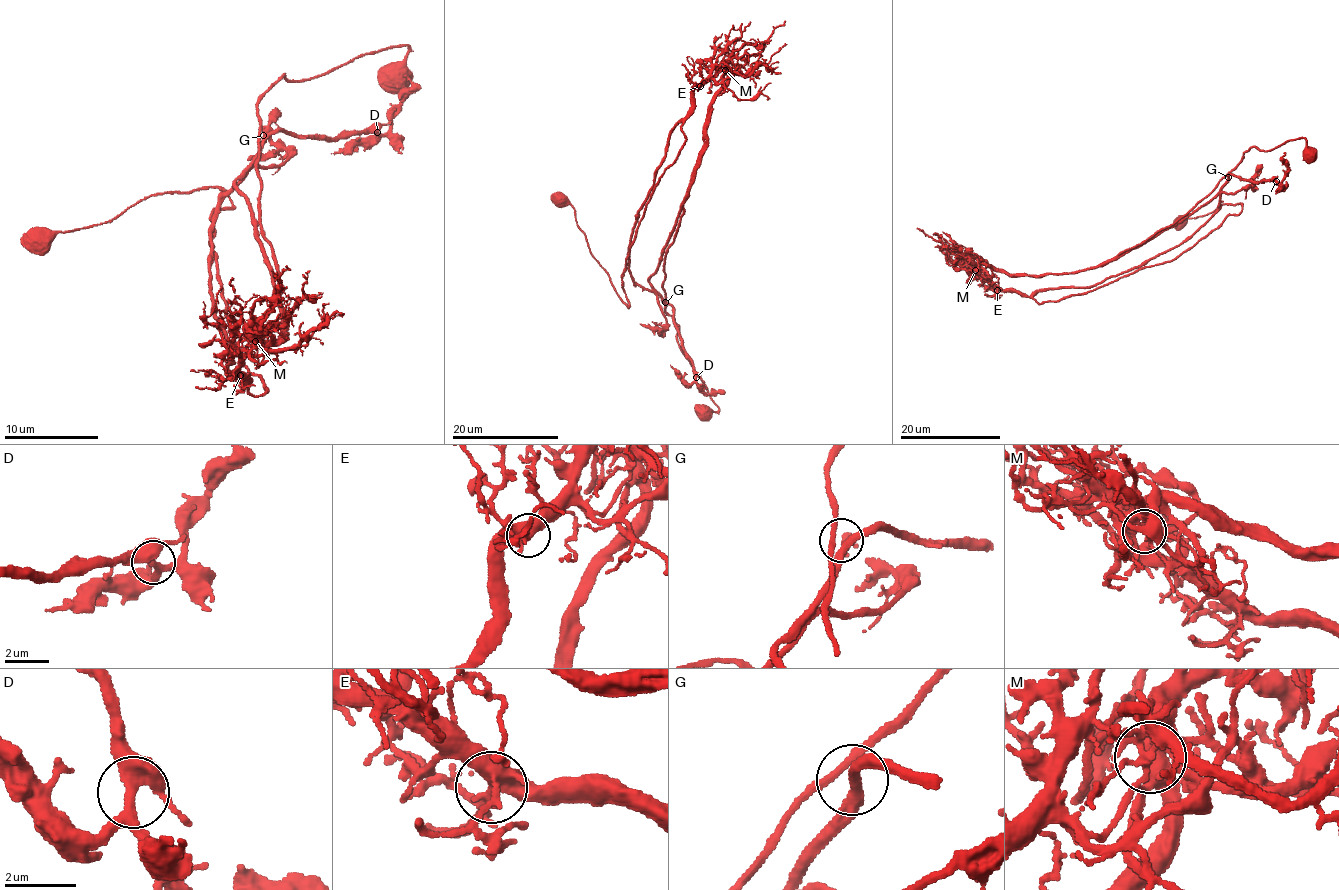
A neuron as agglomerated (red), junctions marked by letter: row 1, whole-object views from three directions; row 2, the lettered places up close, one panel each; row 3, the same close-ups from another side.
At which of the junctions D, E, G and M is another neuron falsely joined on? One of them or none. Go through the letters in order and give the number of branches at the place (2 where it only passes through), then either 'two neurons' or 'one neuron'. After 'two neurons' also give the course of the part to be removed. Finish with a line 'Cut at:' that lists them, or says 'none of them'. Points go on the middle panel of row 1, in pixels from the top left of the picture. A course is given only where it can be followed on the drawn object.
D: 4 | one neuron
E: 3 | one neuron
G: 4 | one neuron
M: 7 | two neurons | (725, 70), (693, 90), (686, 141), (646, 206), (621, 278), (628, 307), (575, 209), (551, 196)
Cut at: M

